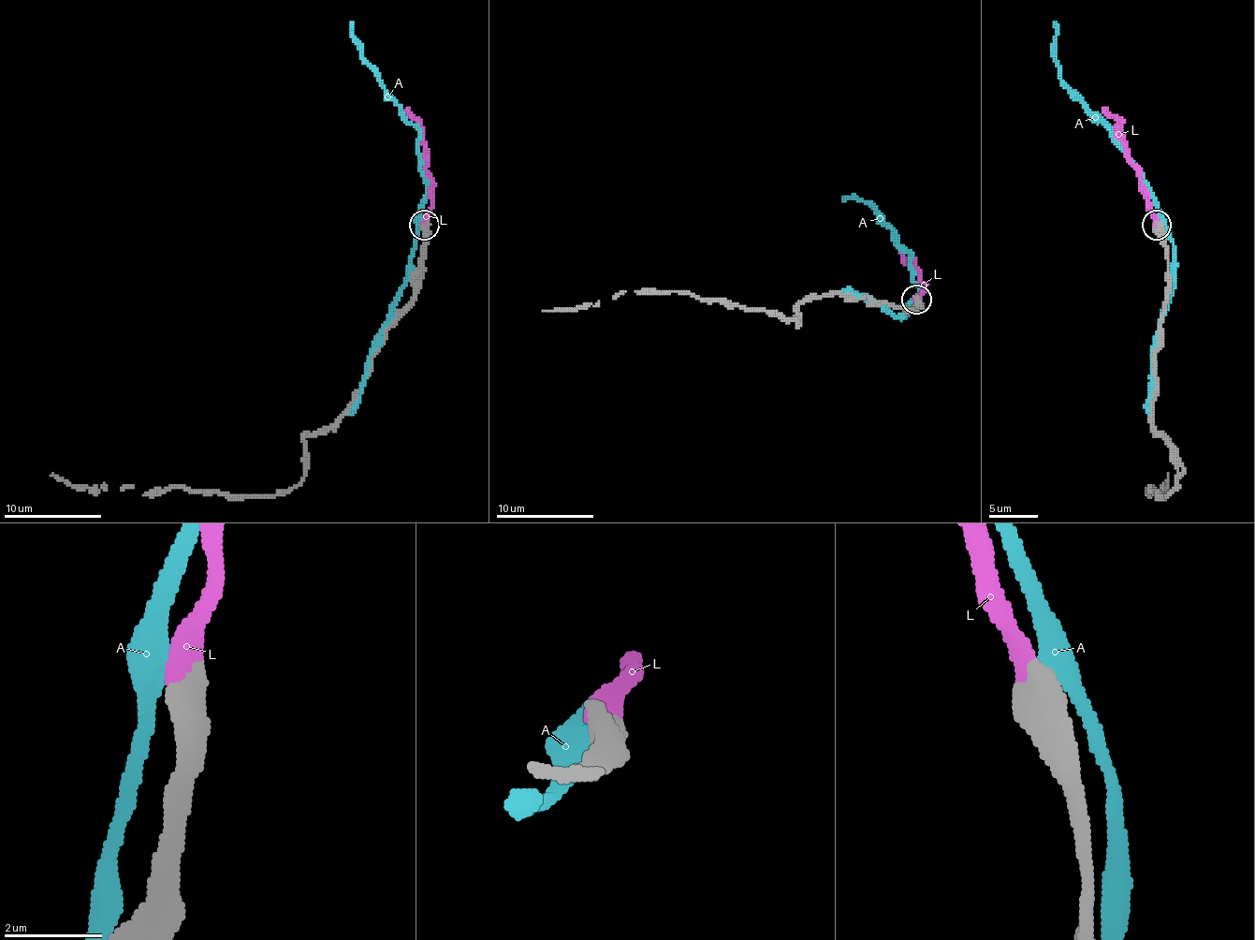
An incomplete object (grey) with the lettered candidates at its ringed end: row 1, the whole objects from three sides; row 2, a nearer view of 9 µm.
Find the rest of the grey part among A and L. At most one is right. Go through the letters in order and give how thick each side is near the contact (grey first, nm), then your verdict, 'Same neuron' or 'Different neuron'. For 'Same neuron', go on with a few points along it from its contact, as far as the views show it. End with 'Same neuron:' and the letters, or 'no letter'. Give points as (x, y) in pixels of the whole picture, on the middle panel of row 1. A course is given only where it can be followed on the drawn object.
A: Thickness 700 nm (grey) against 400 nm. Different neuron
L: Thickness 750 nm (grey) against 340 nm. Same neuron. Its course: (918, 301), (923, 291), (918, 270), (898, 245)
Same neuron: L

